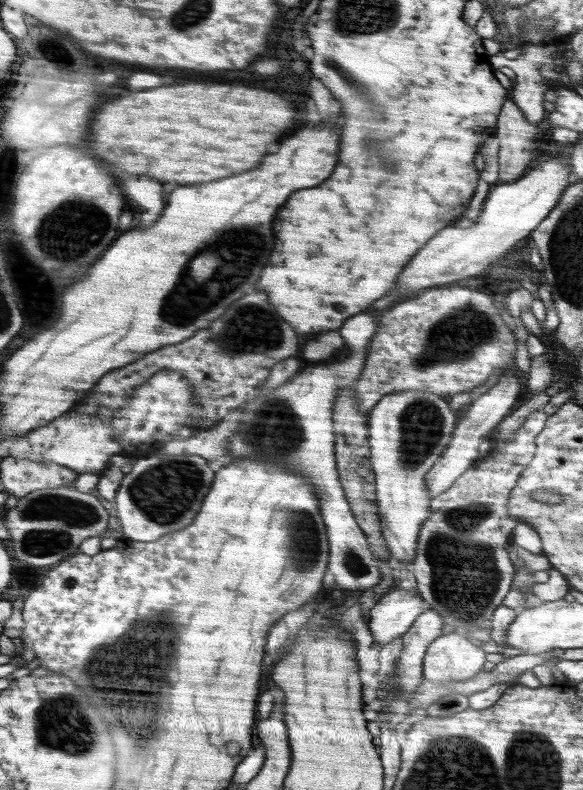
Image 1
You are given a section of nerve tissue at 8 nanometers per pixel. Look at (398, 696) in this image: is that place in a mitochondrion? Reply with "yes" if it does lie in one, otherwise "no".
yes

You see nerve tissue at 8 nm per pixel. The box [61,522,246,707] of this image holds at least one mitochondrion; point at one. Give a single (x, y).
(130, 650)

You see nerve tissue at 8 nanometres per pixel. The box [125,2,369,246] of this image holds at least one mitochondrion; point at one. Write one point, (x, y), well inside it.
(331, 60)

